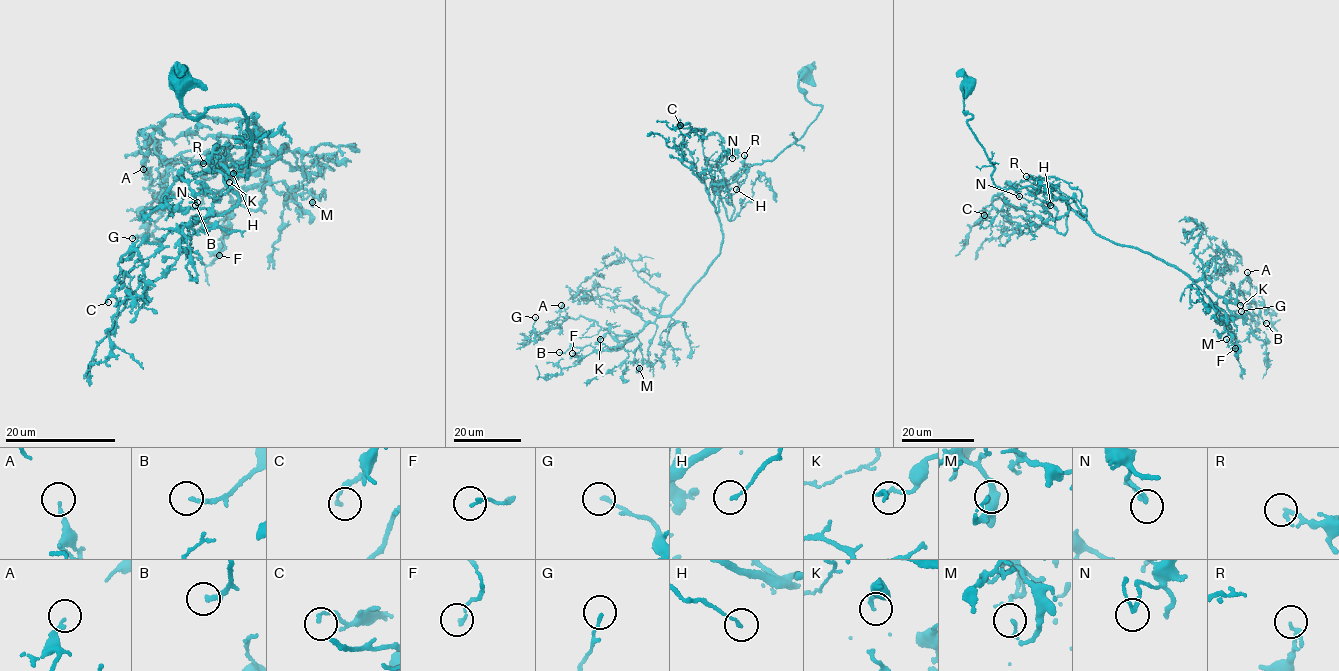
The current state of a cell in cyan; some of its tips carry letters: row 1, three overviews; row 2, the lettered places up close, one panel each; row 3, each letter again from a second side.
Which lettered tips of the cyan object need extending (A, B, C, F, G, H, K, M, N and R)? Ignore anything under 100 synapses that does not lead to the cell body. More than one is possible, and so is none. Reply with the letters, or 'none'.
B

